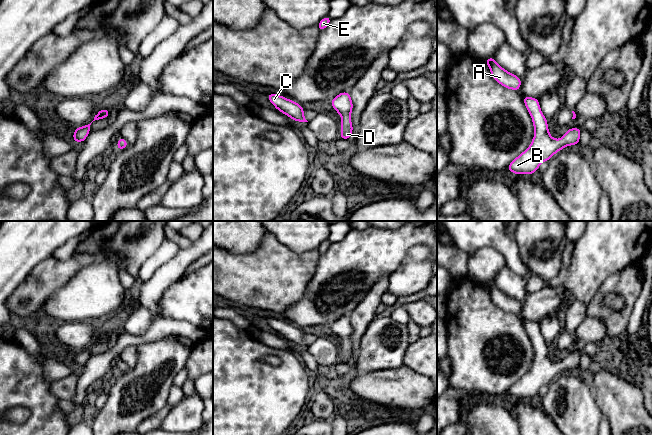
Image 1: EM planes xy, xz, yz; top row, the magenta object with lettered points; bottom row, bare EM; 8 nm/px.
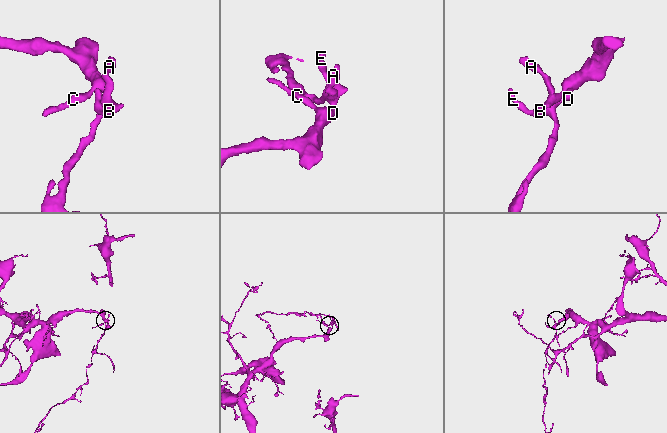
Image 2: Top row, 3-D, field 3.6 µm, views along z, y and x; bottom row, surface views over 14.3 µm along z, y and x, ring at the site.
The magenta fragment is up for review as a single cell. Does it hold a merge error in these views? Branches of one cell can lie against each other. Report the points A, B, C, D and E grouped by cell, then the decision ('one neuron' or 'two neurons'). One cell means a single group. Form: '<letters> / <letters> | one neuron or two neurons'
A B C D E | one neuron

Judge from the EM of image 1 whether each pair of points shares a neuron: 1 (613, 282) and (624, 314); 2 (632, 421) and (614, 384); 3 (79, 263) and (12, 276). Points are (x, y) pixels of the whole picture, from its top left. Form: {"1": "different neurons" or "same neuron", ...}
{"1": "same neuron", "2": "same neuron", "3": "different neurons"}

